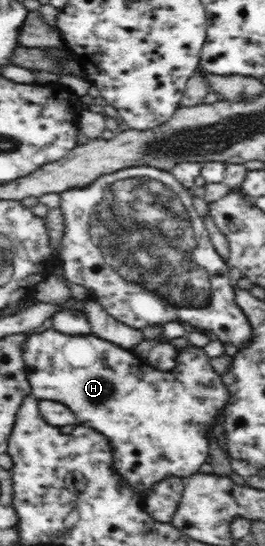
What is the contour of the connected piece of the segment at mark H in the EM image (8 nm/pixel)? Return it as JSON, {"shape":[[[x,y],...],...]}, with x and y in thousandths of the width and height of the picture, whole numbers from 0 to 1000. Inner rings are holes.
{"shape":[[[189,601],[155,610],[102,614],[83,637],[102,694],[117,707],[113,722],[147,733],[211,734],[249,742],[287,760],[298,777],[313,777],[328,784],[351,784],[370,793],[389,795],[389,799],[408,804],[423,821],[434,864],[442,864],[442,868],[468,877],[468,885],[509,903],[521,903],[525,908],[547,910],[555,899],[570,896],[570,888],[585,888],[585,885],[600,885],[600,881],[615,881],[630,877],[630,874],[683,874],[694,877],[751,868],[758,852],[777,848],[781,837],[792,835],[789,800],[796,800],[796,786],[804,786],[804,778],[842,764],[842,749],[857,745],[857,734],[864,734],[857,711],[849,711],[849,703],[842,703],[842,692],[804,678],[804,672],[789,667],[792,654],[781,652],[762,636],[725,632],[702,641],[672,643],[664,650],[664,670],[634,681],[585,676],[555,661],[509,650],[498,641],[475,641],[351,612],[264,615]]]}

